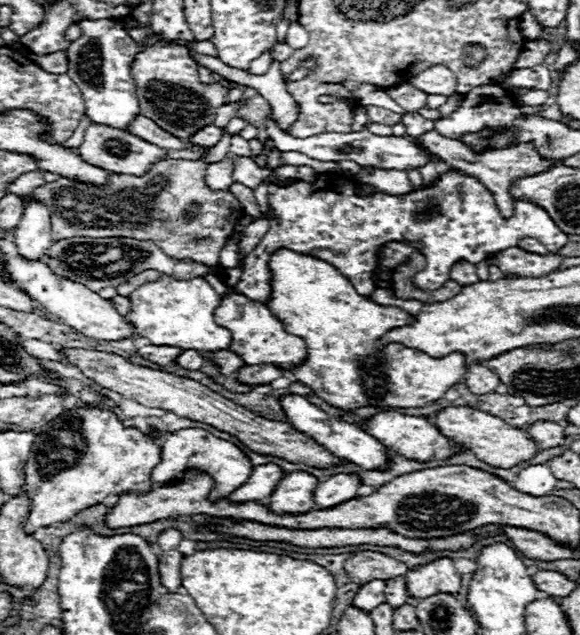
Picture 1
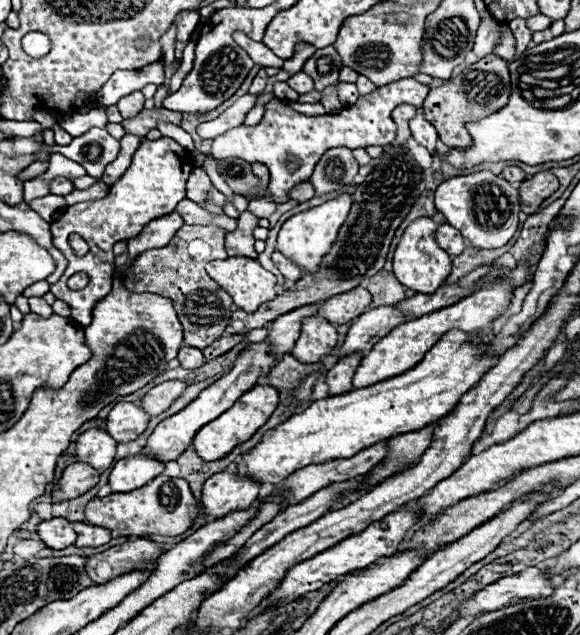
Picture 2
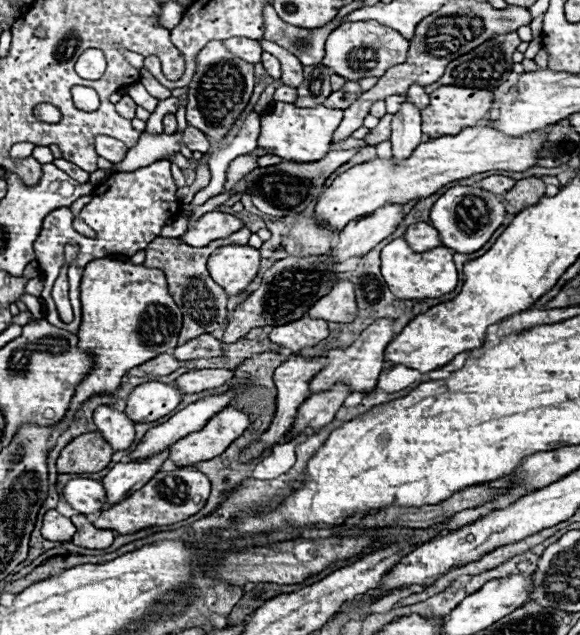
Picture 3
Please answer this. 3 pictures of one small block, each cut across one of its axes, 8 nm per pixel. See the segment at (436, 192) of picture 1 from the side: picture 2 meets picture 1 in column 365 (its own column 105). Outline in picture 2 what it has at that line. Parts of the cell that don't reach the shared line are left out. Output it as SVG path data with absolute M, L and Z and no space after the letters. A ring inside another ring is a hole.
M166 136L158 140L144 138L140 148L132 156L130 168L110 186L106 198L68 206L66 212L56 222L52 222L54 246L64 252L70 264L64 276L50 286L50 292L58 300L64 300L70 306L72 320L76 320L82 326L88 326L92 320L94 304L112 290L112 278L114 278L112 246L120 240L130 240L138 236L148 222L174 212L178 202L186 198L186 180L192 172L192 166L188 160L190 160L190 154L172 138L166 138ZM72 232L80 234L88 242L90 252L86 256L76 256L74 250L70 248L68 234ZM76 272L86 272L90 276L88 286L82 290L70 290L66 286L66 280Z

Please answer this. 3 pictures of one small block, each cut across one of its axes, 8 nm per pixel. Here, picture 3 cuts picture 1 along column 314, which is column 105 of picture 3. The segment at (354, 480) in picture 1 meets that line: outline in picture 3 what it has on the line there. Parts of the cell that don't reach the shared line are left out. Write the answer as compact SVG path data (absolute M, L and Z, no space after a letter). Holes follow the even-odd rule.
M76 478L64 486L68 504L80 514L94 514L106 506L106 490L102 482L90 478Z

